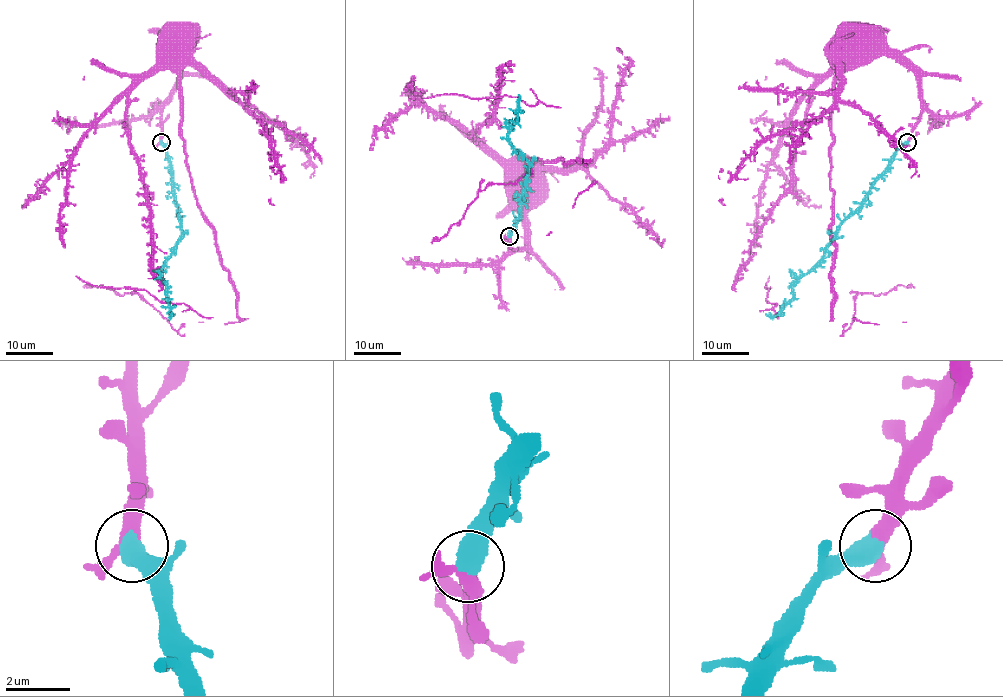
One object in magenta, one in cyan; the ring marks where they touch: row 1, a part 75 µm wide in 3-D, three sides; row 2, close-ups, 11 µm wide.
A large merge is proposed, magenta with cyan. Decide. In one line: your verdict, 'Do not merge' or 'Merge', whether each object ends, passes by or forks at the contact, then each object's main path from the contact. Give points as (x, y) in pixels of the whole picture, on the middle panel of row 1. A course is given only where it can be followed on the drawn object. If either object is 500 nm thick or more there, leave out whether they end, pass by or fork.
Merge. Course of magenta: (509, 236), (511, 250), (524, 247), (525, 223), (522, 210), (509, 196), (512, 181). Course of cyan: (509, 236), (517, 218), (529, 169), (509, 138), (509, 131), (517, 119), (518, 94)

